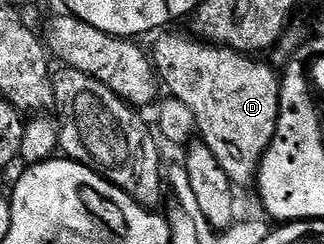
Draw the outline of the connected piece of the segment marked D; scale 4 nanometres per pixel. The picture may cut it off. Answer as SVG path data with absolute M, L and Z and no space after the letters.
M193 35L187 36L166 36L158 45L155 46L154 52L152 48L152 59L154 61L155 69L160 77L161 83L164 85L171 97L180 102L184 102L184 106L188 106L188 110L192 110L192 114L196 118L199 137L201 141L208 146L212 154L216 155L216 160L220 166L224 166L224 174L228 174L228 178L235 186L242 186L242 184L253 185L259 176L259 169L262 167L262 159L268 150L272 138L276 134L276 126L279 120L279 98L281 96L281 81L278 74L274 74L273 70L264 65L258 64L248 57L245 53L232 51L230 48L219 48L213 44L205 43Z

